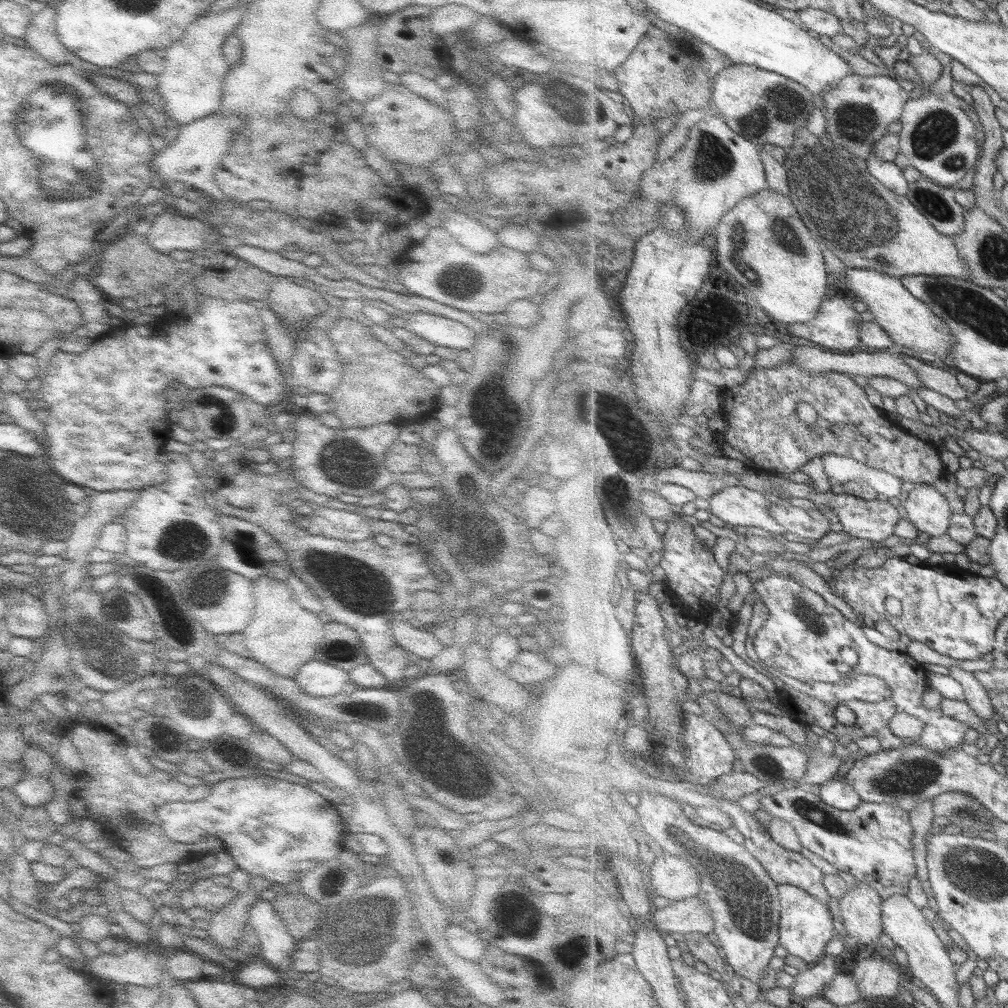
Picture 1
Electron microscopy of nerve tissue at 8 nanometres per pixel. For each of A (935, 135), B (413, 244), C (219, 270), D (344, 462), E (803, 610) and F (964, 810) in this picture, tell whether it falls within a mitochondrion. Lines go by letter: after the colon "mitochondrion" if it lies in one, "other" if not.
A: mitochondrion
B: other
C: other
D: mitochondrion
E: mitochondrion
F: mitochondrion

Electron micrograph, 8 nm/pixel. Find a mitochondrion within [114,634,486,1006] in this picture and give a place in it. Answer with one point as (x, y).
(448, 763)

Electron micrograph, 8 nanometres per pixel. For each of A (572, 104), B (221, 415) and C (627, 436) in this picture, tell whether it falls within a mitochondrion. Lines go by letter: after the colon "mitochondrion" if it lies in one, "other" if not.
A: mitochondrion
B: mitochondrion
C: mitochondrion

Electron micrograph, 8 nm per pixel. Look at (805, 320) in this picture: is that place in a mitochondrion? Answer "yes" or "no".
no

